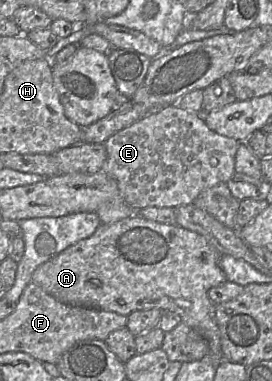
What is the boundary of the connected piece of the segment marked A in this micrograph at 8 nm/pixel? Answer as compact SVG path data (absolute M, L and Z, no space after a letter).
M133 215L100 225L90 237L39 266L31 281L68 305L124 316L149 309L175 312L208 341L210 354L223 359L215 304L208 296L209 289L227 281L218 263L220 256L194 231Z

